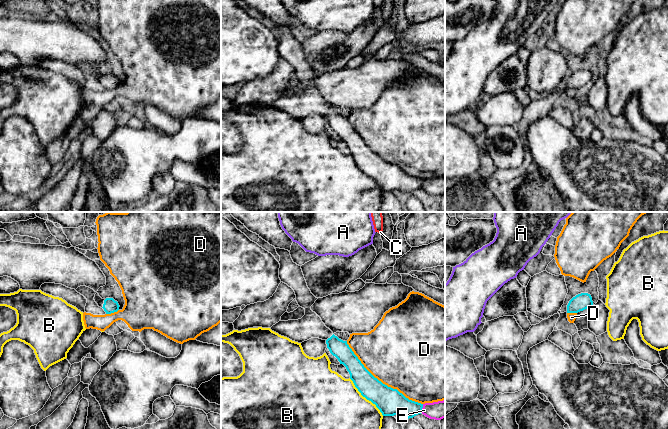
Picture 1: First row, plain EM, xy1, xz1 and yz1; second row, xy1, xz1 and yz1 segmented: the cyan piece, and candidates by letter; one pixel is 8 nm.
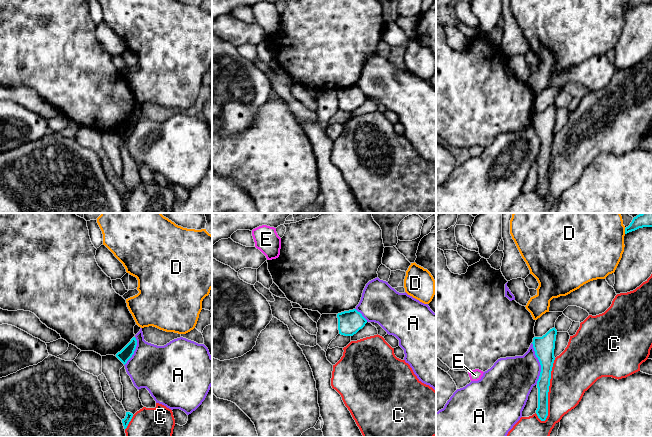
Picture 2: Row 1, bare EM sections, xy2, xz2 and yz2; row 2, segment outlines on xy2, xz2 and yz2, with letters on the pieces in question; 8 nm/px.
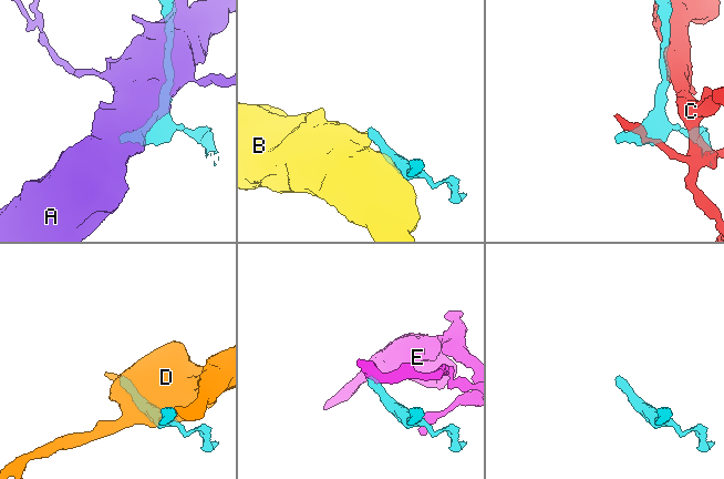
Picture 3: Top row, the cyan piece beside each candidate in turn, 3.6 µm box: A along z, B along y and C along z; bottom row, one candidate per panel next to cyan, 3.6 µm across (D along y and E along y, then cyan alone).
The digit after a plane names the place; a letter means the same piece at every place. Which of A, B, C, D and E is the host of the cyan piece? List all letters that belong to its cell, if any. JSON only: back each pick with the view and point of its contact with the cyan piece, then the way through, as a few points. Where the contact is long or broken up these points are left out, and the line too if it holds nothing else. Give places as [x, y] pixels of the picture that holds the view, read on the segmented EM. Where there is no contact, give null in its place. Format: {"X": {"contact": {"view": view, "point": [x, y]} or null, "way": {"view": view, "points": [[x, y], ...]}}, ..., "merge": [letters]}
{"merge": []}

